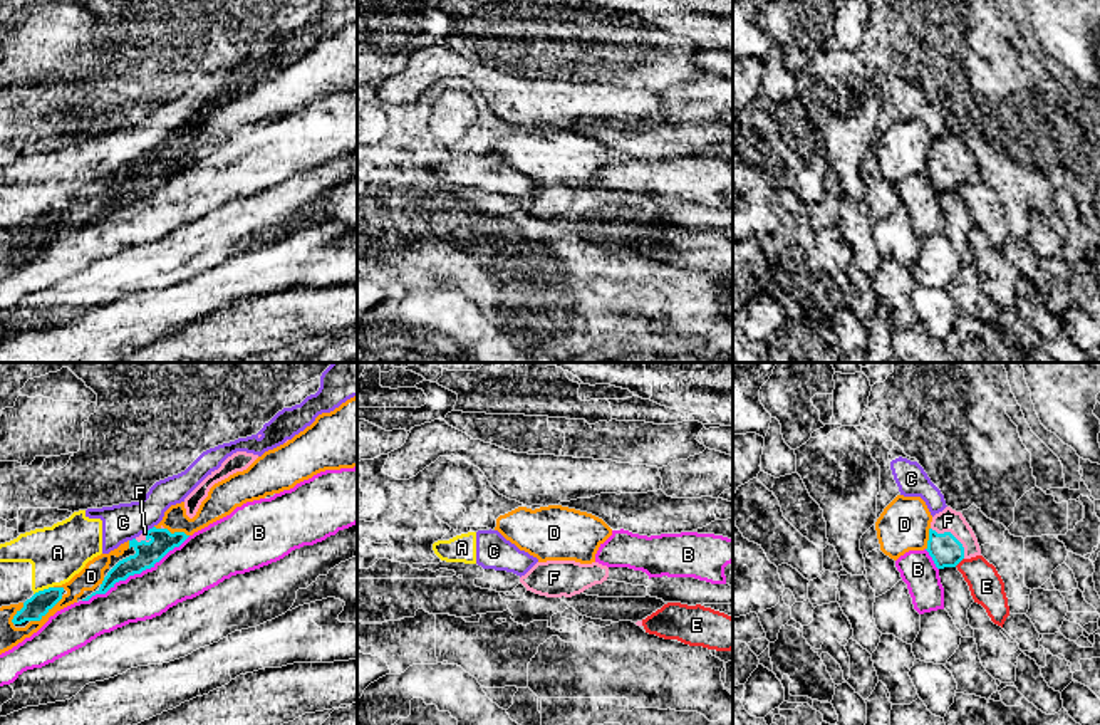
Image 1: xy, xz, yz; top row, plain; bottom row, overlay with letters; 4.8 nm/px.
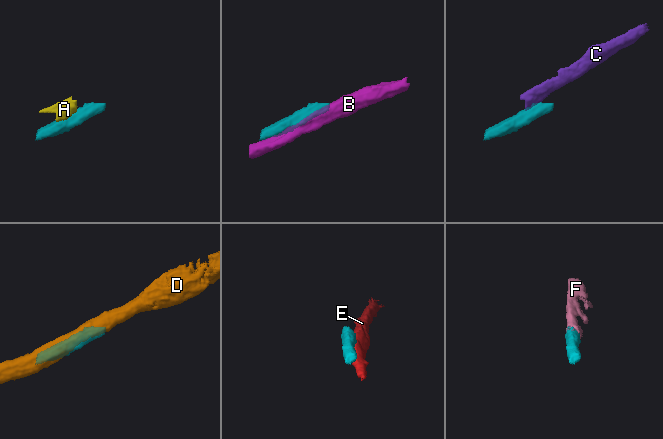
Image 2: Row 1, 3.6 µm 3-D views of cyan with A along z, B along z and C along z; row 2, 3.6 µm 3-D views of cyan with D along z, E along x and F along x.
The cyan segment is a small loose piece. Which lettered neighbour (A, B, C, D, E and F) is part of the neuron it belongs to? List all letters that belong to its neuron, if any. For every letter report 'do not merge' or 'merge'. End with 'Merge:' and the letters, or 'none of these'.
A: do not merge
B: do not merge
C: do not merge
D: do not merge
E: do not merge
F: merge
Merge: F

